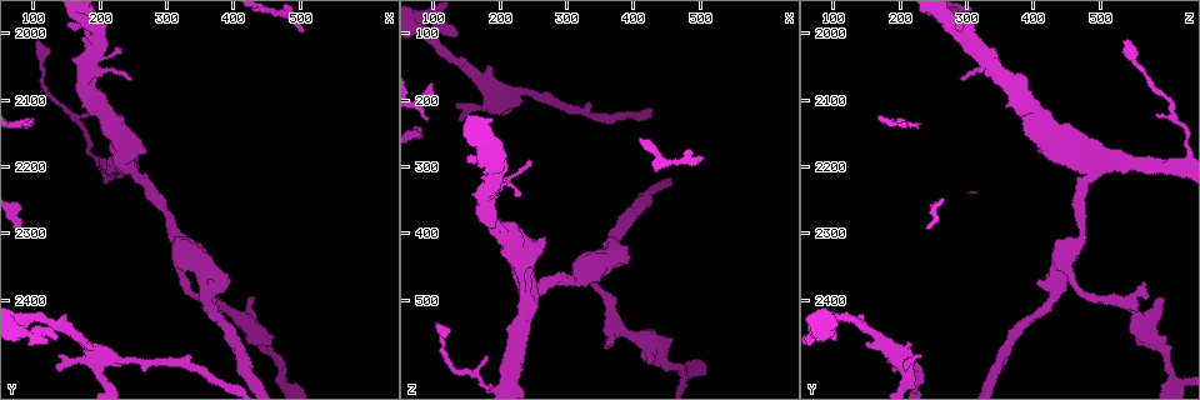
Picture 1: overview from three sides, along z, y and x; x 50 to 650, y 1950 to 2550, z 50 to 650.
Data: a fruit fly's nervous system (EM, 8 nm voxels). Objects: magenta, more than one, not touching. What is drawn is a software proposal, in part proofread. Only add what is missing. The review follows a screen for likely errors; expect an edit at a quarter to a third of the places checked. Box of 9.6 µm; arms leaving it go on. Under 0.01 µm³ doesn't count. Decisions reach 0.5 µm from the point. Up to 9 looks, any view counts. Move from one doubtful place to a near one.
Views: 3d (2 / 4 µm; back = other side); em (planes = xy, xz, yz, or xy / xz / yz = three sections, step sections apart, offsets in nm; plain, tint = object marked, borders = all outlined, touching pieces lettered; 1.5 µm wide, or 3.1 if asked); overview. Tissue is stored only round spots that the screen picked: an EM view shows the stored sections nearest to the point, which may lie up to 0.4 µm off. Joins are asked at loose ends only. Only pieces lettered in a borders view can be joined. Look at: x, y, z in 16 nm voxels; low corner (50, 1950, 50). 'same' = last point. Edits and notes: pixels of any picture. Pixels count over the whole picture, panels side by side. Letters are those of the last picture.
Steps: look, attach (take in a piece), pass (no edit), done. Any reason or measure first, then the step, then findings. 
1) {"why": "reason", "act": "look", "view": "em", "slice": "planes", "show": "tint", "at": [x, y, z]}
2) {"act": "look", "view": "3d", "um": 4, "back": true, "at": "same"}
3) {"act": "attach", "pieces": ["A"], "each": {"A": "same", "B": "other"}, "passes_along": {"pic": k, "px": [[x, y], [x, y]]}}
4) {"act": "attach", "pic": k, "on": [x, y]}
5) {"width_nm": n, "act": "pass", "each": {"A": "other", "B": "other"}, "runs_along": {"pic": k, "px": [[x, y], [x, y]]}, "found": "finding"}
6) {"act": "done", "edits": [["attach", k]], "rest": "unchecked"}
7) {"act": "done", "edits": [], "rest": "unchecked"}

{"why": "thin end", "act": "look", "view": "3d", "um": 4, "at": [245, 2065, 290]}

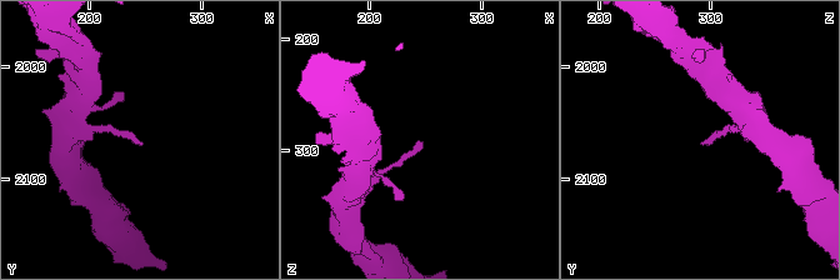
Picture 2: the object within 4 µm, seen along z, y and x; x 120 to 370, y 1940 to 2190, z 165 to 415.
{"act": "look", "view": "em", "slice": "xy", "step": 4, "show": "borders", "at": [248, 2068, 294]}

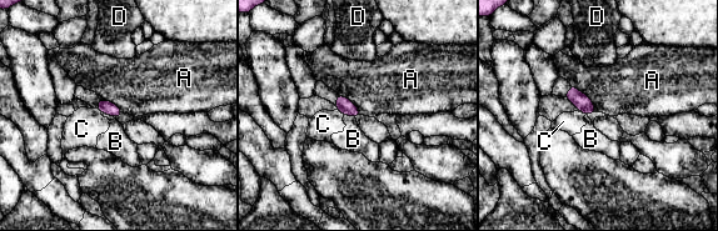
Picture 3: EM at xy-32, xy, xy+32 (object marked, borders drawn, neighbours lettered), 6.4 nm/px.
{"why": "another direction", "act": "look", "view": "em", "slice": "planes", "show": "borders", "at": "same"}

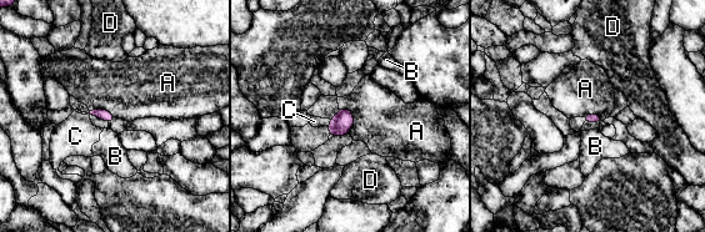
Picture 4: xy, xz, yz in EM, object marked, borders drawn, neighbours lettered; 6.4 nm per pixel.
{"act": "pass", "each": {"A": "other", "B": "other", "C": "other", "D": "other"}, "border": {"pic": 4, "px": [[343, 107], [351, 111], [348, 132]]}, "found": "none of them fits"}

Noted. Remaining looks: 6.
{"why": "an open end", "act": "look", "view": "em", "slice": "planes", "show": "borders", "at": [150, 1985, 285]}

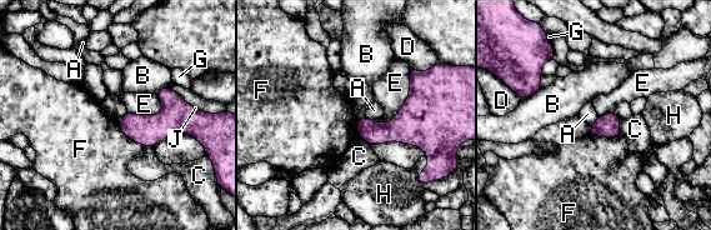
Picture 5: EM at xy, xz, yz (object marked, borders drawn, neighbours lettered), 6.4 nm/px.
{"act": "pass", "each": {"A": "other", "B": "other", "C": "other", "D": "other", "E": "other", "F": "other", "G": "other", "H": "other", "J": "other"}, "border": {"pic": 5, "px": [[118, 123], [129, 138], [144, 146]]}, "found": "no lettered piece goes on from it"}

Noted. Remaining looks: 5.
{"why": "thin end", "act": "look", "view": "3d", "um": 4, "at": [505, 2000, 285]}

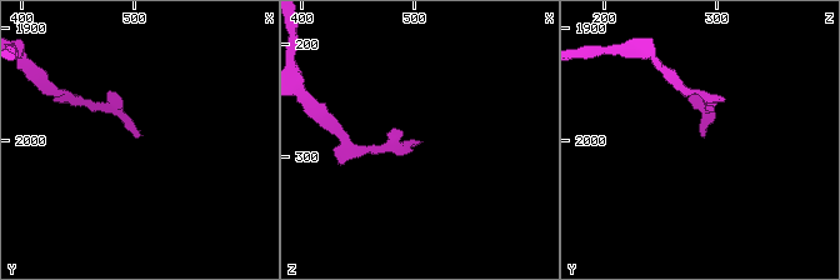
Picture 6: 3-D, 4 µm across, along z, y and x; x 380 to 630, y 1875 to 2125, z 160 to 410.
{"act": "look", "view": "em", "slice": "yz", "step": 4, "show": "tint", "at": [502, 1998, 284]}

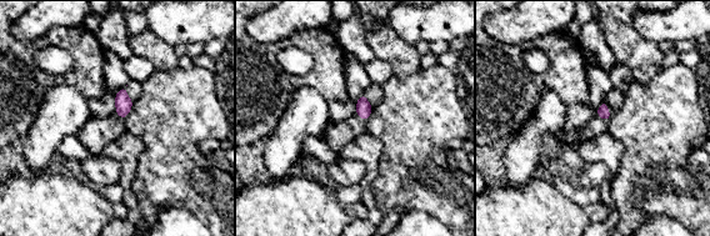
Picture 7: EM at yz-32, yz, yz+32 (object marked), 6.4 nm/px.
{"act": "look", "view": "em", "slice": "yz", "step": 4, "show": "borders", "at": "same"}

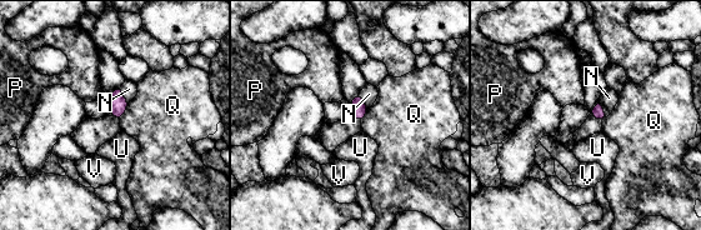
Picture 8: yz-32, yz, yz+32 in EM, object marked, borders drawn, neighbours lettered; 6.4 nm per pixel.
{"act": "attach", "pieces": ["N"], "each": {"N": "same", "P": "other", "Q": "other", "U": "other", "V": "other"}, "found": "the neuron continues"}

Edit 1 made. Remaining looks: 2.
{"act": "done", "edits": [["attach", 8]], "rest": "unchecked"}

